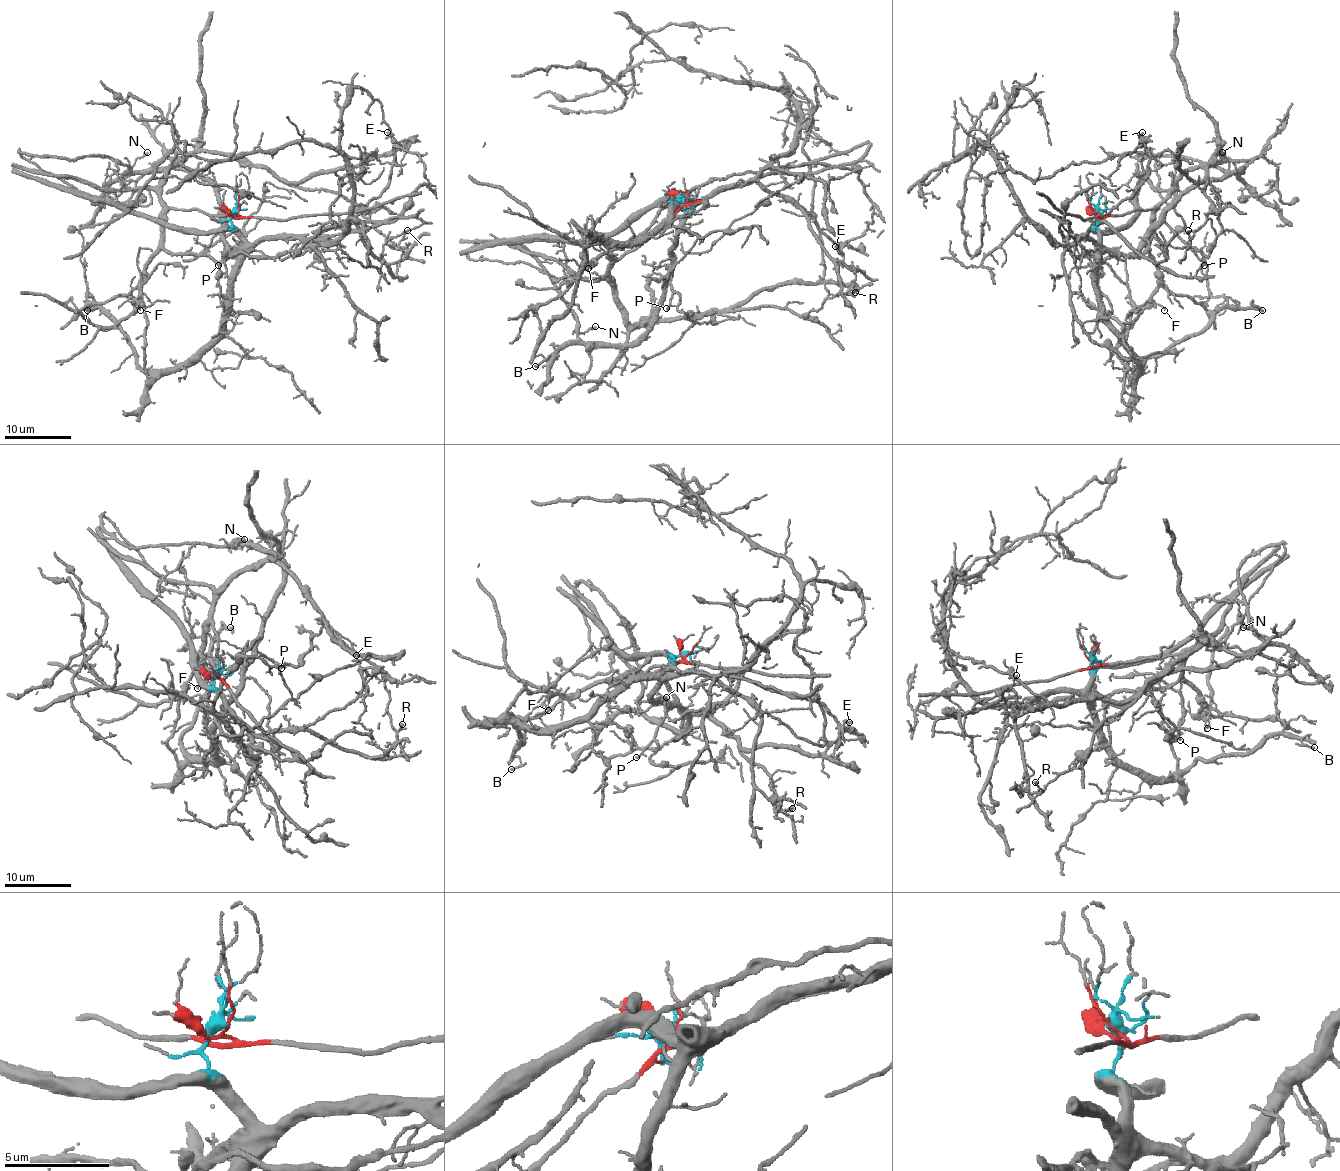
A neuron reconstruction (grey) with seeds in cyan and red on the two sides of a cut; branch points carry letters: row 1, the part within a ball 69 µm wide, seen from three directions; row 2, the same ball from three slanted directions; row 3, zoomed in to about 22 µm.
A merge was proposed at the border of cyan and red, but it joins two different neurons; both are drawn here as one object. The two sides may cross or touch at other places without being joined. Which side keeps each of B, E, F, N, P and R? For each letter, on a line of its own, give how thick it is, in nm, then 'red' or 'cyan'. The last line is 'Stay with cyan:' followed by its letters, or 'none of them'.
B: 180 nm | cyan
E: 80 nm | cyan
F: 90 nm | red
N: 140 nm | cyan
P: 130 nm | cyan
R: 140 nm | red
Stay with cyan: B, E, N, P

